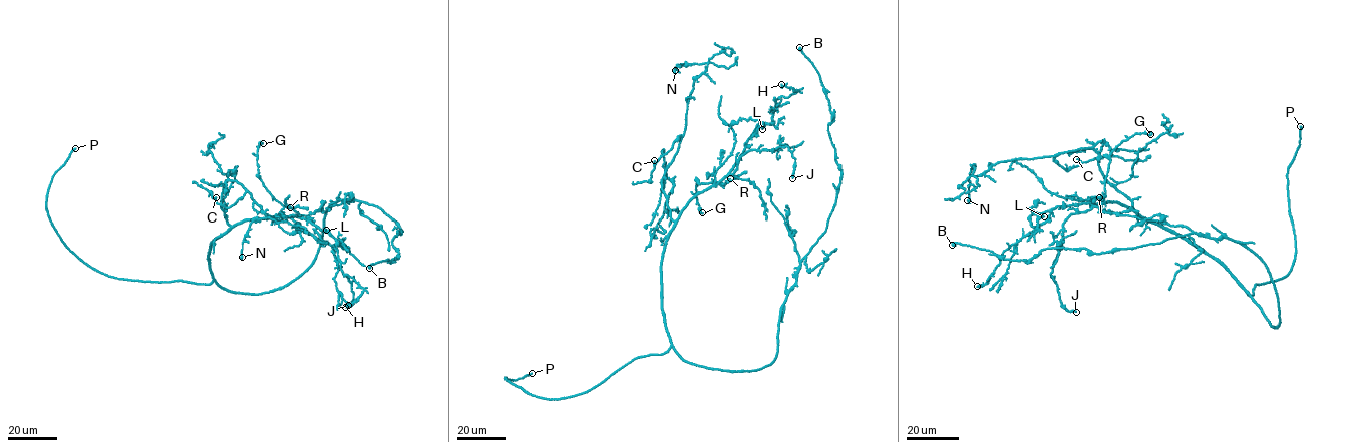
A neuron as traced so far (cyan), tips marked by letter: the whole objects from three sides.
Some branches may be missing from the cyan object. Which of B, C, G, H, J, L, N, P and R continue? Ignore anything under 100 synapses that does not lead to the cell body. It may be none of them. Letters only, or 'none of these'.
P

